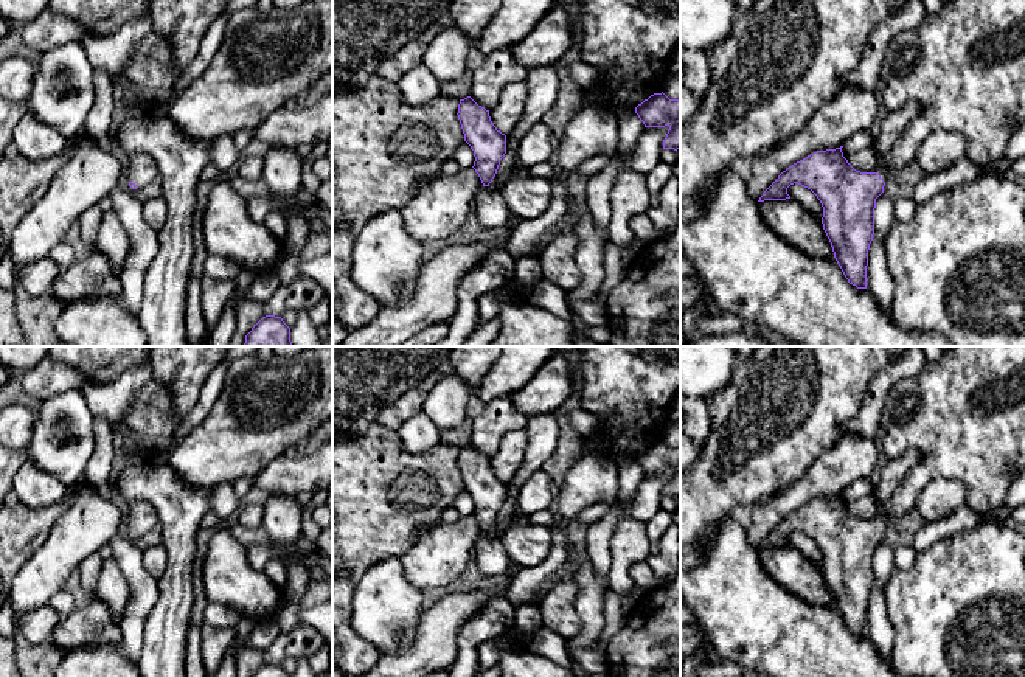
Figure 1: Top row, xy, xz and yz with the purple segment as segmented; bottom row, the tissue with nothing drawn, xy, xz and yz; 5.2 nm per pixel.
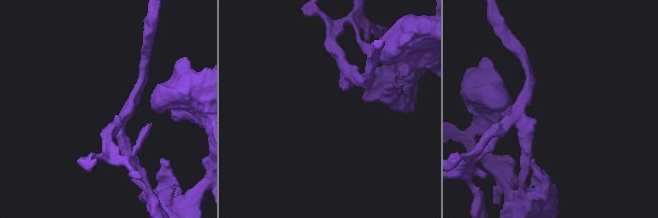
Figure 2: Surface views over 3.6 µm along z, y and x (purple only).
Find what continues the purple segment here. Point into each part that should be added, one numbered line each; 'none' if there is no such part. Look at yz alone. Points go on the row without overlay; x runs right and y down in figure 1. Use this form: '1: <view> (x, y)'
1: yz (968, 426)

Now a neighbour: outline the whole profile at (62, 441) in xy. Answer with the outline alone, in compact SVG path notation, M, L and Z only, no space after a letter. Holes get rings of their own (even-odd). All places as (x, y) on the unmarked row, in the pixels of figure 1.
M68 390L40 402L36 413L30 461L68 489L84 478L95 450L95 415L81 390Z

